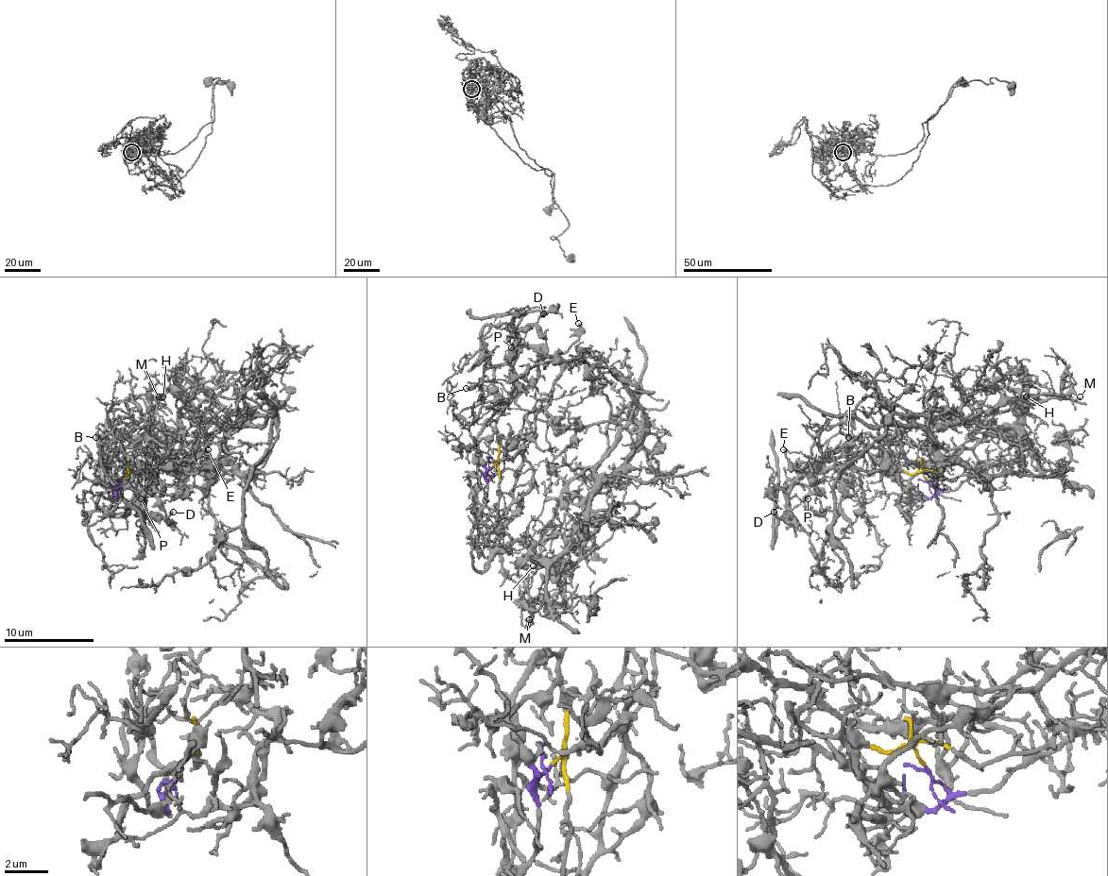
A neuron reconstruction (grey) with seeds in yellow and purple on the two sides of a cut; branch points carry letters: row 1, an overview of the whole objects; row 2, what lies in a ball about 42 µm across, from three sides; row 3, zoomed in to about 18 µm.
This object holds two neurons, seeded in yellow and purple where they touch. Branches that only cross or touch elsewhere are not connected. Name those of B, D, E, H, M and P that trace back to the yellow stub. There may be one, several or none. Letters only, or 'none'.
B, D, E, P

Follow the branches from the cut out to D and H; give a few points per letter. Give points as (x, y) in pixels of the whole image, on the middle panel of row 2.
D: (492, 464), (499, 461), (497, 420), (515, 389), (513, 362), (517, 332), (513, 328), (526, 328), (544, 312)
H: (492, 467), (484, 476), (487, 496), (472, 530), (472, 565), (484, 570), (521, 541), (530, 577), (533, 565)

